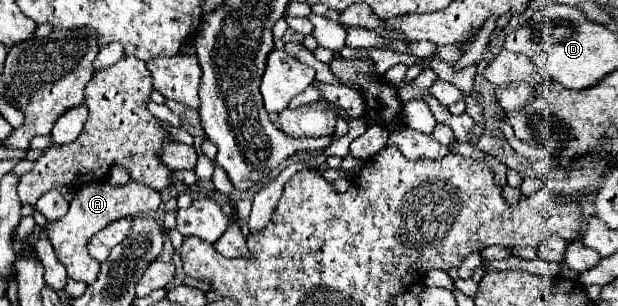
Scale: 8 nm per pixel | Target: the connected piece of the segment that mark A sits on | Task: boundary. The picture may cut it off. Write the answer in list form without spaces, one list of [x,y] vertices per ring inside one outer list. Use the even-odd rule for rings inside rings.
[[[95,181],[95,183],[87,183],[83,187],[77,189],[69,211],[63,219],[59,221],[49,221],[45,227],[45,235],[57,255],[57,259],[65,265],[67,275],[71,279],[83,281],[83,283],[91,283],[97,273],[99,273],[99,261],[91,259],[91,255],[87,255],[87,243],[89,239],[101,231],[105,225],[109,225],[111,221],[117,221],[121,217],[135,217],[136,215],[145,214],[147,212],[154,212],[157,207],[161,205],[161,195],[159,191],[131,181],[123,187],[113,187],[105,181]]]

